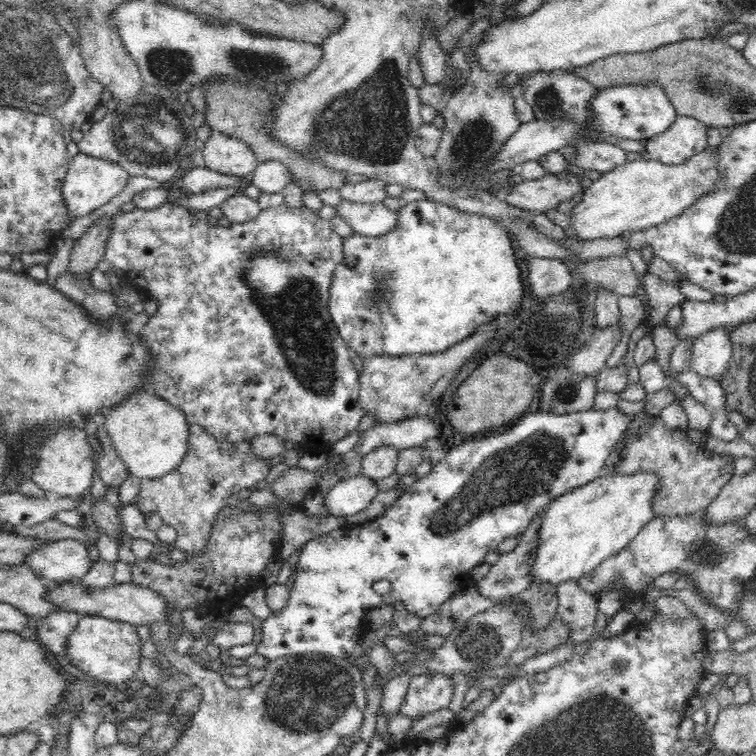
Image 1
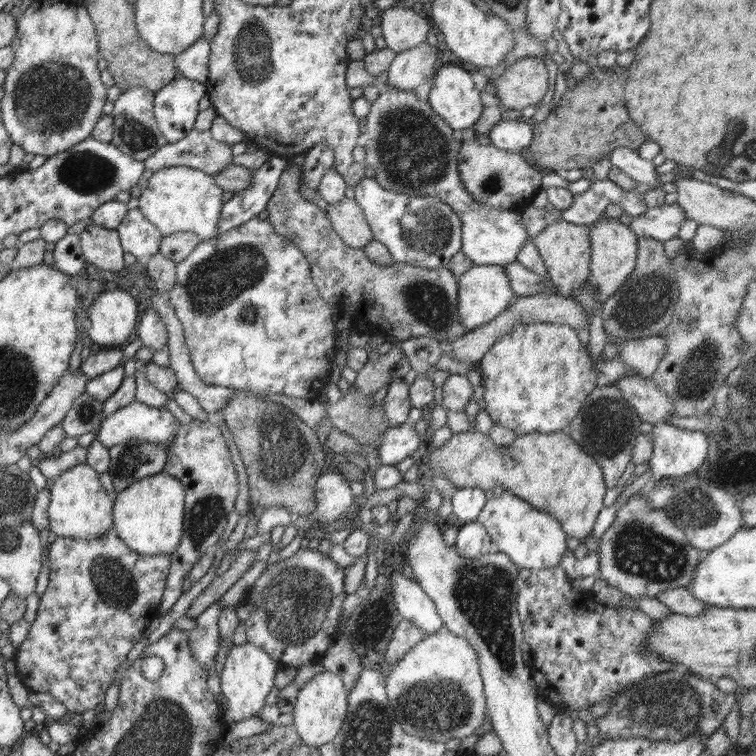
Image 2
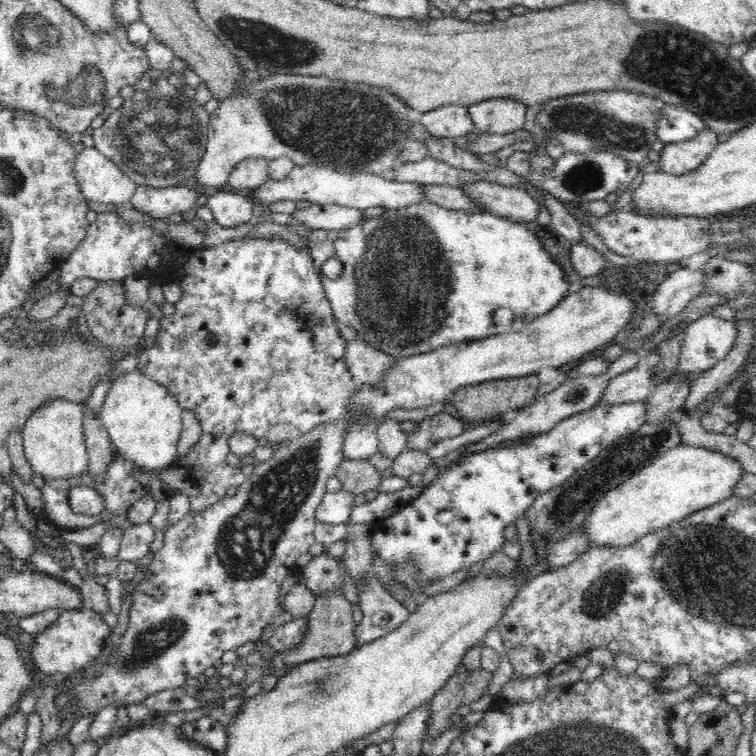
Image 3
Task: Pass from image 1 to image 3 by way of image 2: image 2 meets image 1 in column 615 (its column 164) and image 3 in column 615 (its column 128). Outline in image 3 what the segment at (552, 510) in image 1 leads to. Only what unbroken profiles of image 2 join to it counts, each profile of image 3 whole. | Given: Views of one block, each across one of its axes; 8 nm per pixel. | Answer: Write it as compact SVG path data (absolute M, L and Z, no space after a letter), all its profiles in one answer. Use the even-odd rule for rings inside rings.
M680 443L600 497L596 508L592 508L592 512L583 522L584 531L590 539L590 547L629 546L642 536L655 532L657 529L667 528L670 524L680 522L686 516L704 510L708 506L712 507L712 504L734 496L733 488L744 473L748 472L745 472L739 462L717 450Z

